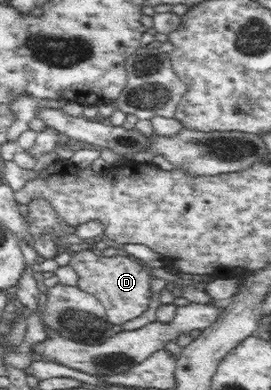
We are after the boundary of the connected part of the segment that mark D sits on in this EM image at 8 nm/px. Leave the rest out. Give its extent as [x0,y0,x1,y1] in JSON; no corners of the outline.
[69,248,152,325]

